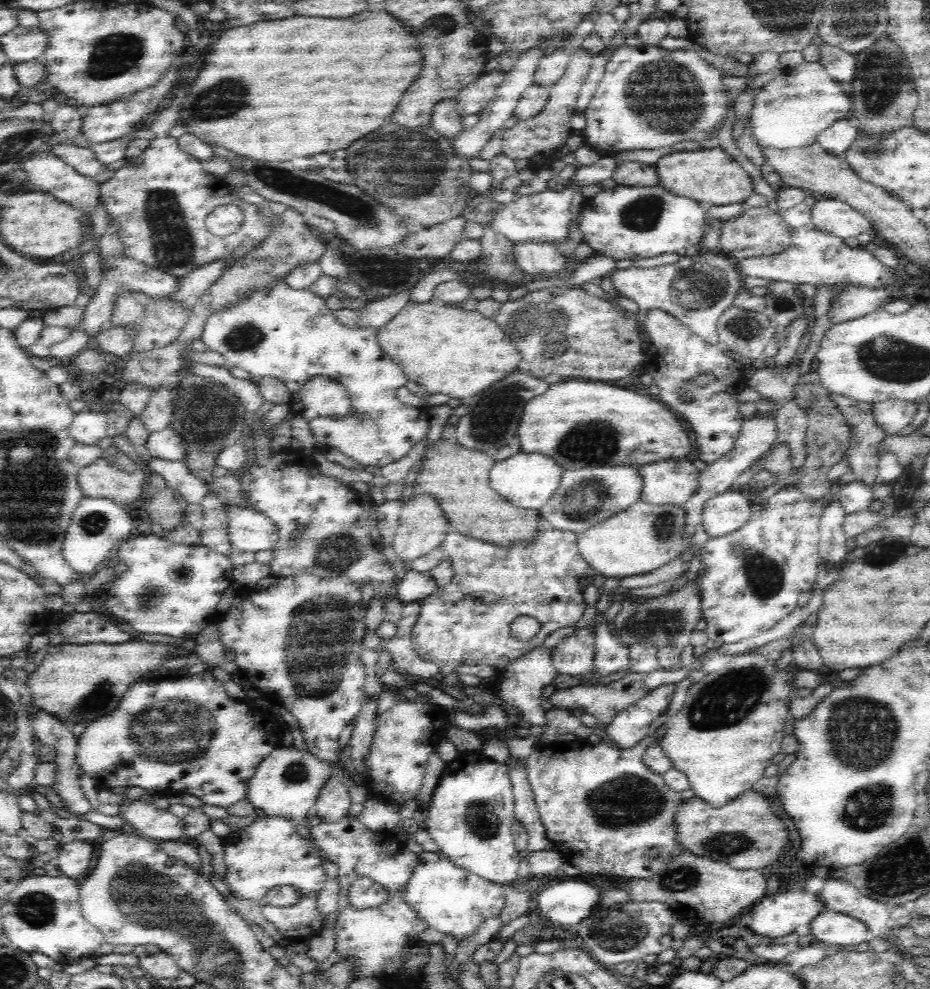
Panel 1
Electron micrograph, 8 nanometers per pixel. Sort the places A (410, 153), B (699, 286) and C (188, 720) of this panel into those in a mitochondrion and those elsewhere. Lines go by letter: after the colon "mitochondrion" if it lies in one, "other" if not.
A: mitochondrion
B: mitochondrion
C: mitochondrion

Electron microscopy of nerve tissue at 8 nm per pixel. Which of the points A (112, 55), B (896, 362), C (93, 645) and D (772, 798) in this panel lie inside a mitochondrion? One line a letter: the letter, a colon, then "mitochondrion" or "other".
A: mitochondrion
B: mitochondrion
C: other
D: other

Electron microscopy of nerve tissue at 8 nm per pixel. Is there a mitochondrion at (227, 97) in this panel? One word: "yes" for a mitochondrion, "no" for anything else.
yes

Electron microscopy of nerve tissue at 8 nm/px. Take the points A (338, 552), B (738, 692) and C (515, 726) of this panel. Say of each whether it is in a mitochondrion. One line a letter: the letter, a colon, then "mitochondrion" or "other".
A: mitochondrion
B: mitochondrion
C: other

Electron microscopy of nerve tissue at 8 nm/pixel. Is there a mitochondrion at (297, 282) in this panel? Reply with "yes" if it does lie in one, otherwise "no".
no

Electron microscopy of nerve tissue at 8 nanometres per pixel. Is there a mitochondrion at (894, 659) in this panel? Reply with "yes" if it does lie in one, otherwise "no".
no

